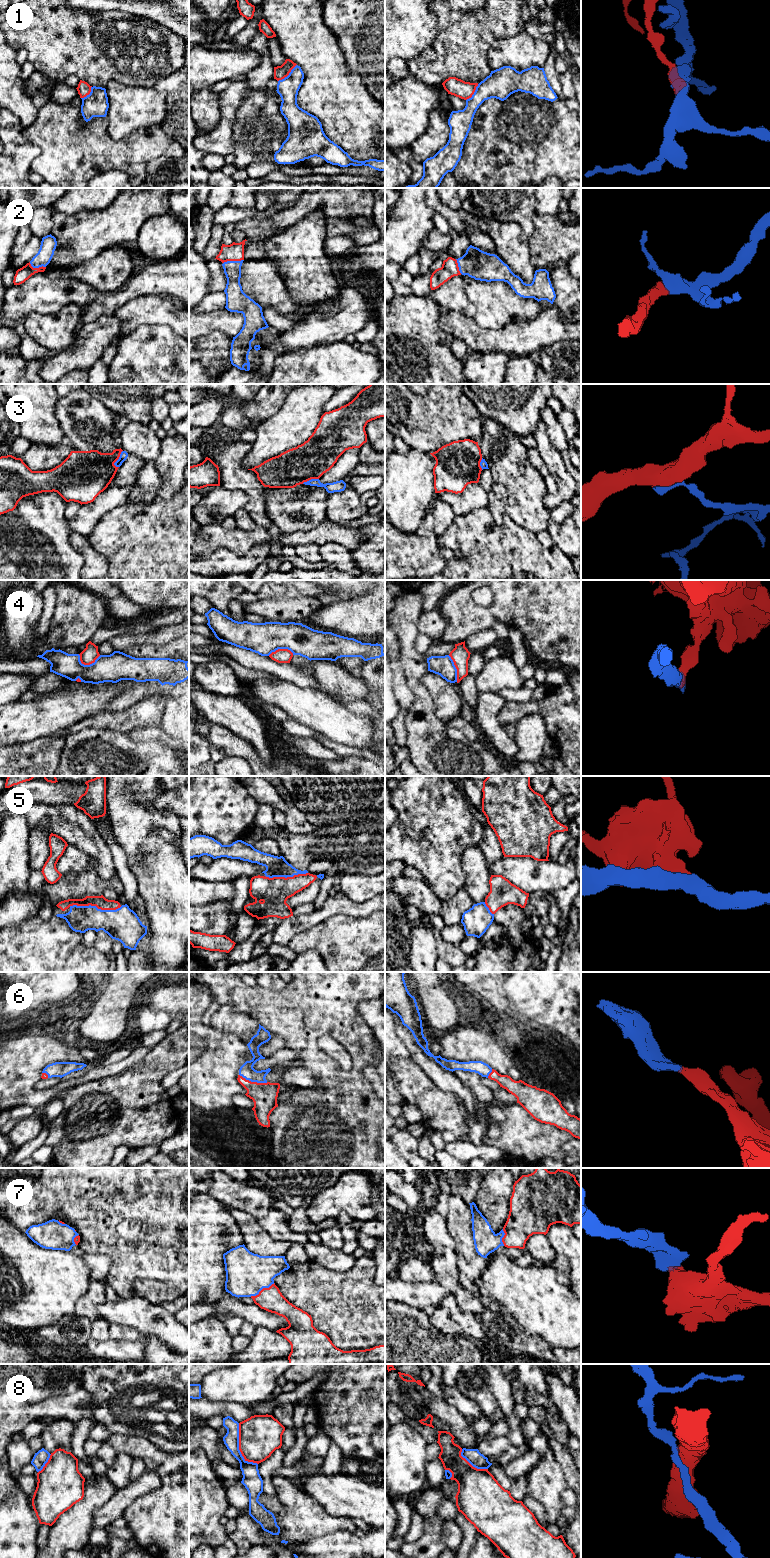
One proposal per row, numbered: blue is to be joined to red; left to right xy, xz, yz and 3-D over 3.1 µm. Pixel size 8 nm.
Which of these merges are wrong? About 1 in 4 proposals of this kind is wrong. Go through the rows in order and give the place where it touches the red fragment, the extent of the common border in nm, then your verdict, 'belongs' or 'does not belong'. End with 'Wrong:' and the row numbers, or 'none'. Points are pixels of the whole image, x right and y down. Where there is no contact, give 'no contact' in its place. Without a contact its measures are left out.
1: xz (288, 74) | 200 nm | does not belong
2: xz (233, 260) | 170 nm | belongs
3: xy (118, 458) | 150 nm | does not belong
4: xy (87, 664) | 180 nm | does not belong
5: xy (95, 905) | 420 nm | belongs
6: xz (253, 1082) | 240 nm | belongs
7: xz (262, 1289) | 220 nm | belongs
8: xz (239, 1447) | 360 nm | does not belong
Wrong: 1, 3, 4, 8

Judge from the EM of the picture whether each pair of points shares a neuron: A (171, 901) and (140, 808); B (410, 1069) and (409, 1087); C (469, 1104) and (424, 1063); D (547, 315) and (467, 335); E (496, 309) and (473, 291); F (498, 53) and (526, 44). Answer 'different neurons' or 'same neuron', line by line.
A: same neuron
B: same neuron
C: same neuron
D: same neuron
E: same neuron
F: same neuron

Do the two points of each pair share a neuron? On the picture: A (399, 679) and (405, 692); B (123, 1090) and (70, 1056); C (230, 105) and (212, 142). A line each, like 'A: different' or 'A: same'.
A: same
B: different
C: same

